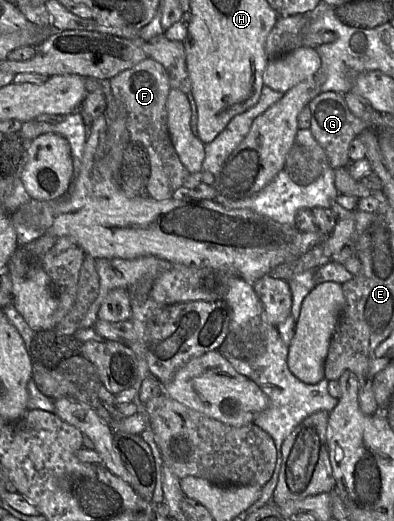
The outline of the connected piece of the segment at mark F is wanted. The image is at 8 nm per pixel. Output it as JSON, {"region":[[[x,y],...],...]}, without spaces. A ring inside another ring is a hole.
{"region":[[[146,58],[110,78],[109,82],[114,96],[126,109],[131,141],[142,146],[149,158],[147,195],[158,201],[173,199],[173,194],[183,186],[190,172],[180,161],[168,129],[166,102],[171,90],[168,73],[159,62]]]}

